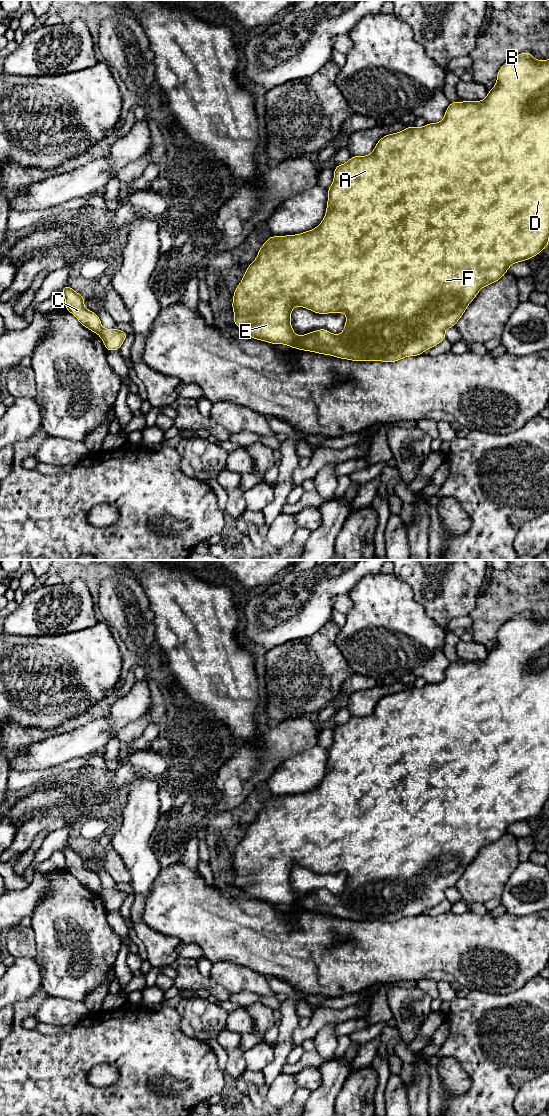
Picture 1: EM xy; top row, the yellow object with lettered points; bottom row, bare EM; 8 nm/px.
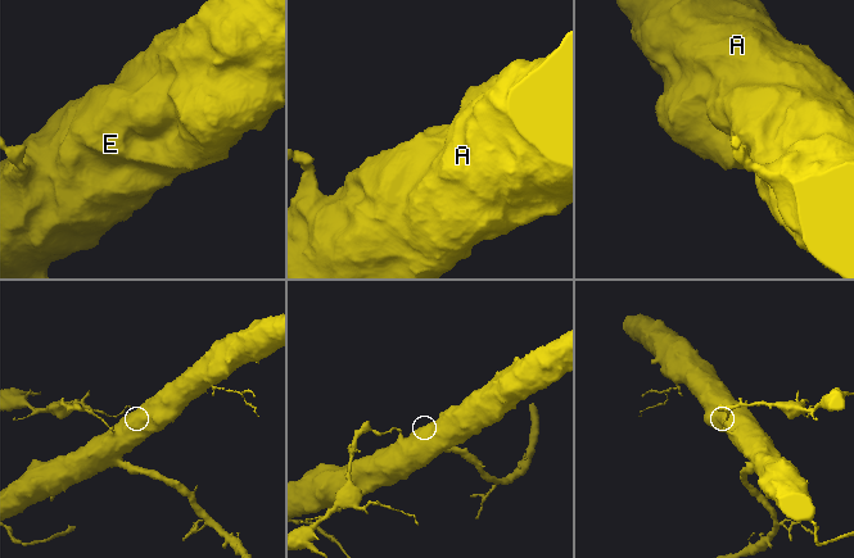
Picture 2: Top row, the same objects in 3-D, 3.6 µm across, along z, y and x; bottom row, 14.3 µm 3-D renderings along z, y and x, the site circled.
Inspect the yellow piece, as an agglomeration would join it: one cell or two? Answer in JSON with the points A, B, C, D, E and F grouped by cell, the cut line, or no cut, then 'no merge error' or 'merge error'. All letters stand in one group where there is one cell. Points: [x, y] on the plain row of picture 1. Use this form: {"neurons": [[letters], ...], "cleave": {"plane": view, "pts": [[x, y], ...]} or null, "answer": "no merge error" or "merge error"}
{"neurons": [["A", "B", "D", "E", "F"], ["C"]], "cleave": {"plane": "xy", "pts": [[103, 889], [99, 894]]}, "answer": "merge error"}

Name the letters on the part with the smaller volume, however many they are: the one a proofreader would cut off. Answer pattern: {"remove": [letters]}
{"remove": ["C"]}

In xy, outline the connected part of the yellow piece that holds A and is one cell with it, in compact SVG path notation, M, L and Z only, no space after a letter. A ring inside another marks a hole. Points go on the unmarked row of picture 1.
M523 612L508 622L506 622L497 633L497 643L492 650L488 650L488 655L483 661L466 661L451 662L445 671L444 679L439 683L427 683L422 688L415 686L407 687L401 692L385 695L376 704L373 712L367 716L351 716L350 720L343 725L336 725L334 728L334 740L332 745L327 749L328 763L326 774L323 781L313 790L306 791L302 794L286 796L269 796L267 802L259 807L257 818L248 826L245 835L233 855L232 870L235 872L233 883L244 890L249 897L257 900L266 901L271 904L285 904L291 908L303 911L311 911L324 915L331 915L341 919L352 921L383 921L397 922L408 916L418 916L423 914L446 899L445 890L454 887L461 878L468 865L483 847L497 842L507 833L510 825L527 821L529 818L538 815L549 804L549 619L544 621L536 620L529 612ZM294 866L300 866L318 874L344 872L347 876L346 884L340 895L334 895L326 889L318 889L303 896L297 896L291 887L290 875Z

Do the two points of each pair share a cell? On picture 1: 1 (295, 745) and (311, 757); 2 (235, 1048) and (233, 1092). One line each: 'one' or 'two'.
1: two
2: one

